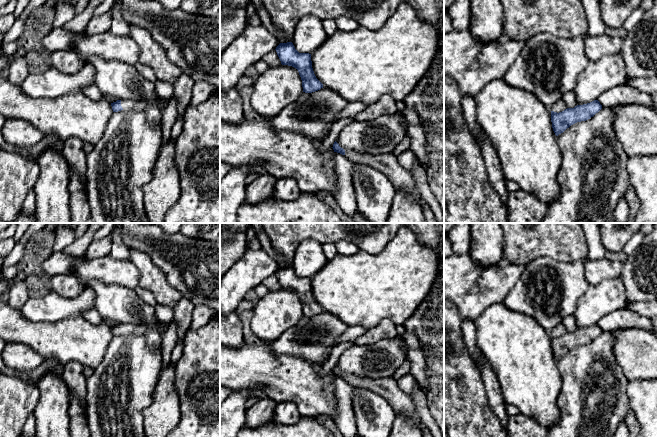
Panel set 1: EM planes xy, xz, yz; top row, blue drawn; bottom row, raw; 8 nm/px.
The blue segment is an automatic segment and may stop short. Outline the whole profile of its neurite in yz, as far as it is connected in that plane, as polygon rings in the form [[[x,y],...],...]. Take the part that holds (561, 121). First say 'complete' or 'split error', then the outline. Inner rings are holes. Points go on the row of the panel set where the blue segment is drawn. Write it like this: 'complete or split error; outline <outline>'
complete; outline [[[594,100],[587,104],[577,105],[574,108],[567,108],[559,113],[551,111],[551,122],[555,135],[558,136],[577,122],[590,119],[601,109],[600,102]]]

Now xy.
split error; outline [[[117,100],[111,103],[113,112],[118,112],[123,109],[135,109],[138,111],[143,111],[147,103],[144,100]]]

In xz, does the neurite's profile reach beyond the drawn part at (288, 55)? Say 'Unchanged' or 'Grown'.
Unchanged

